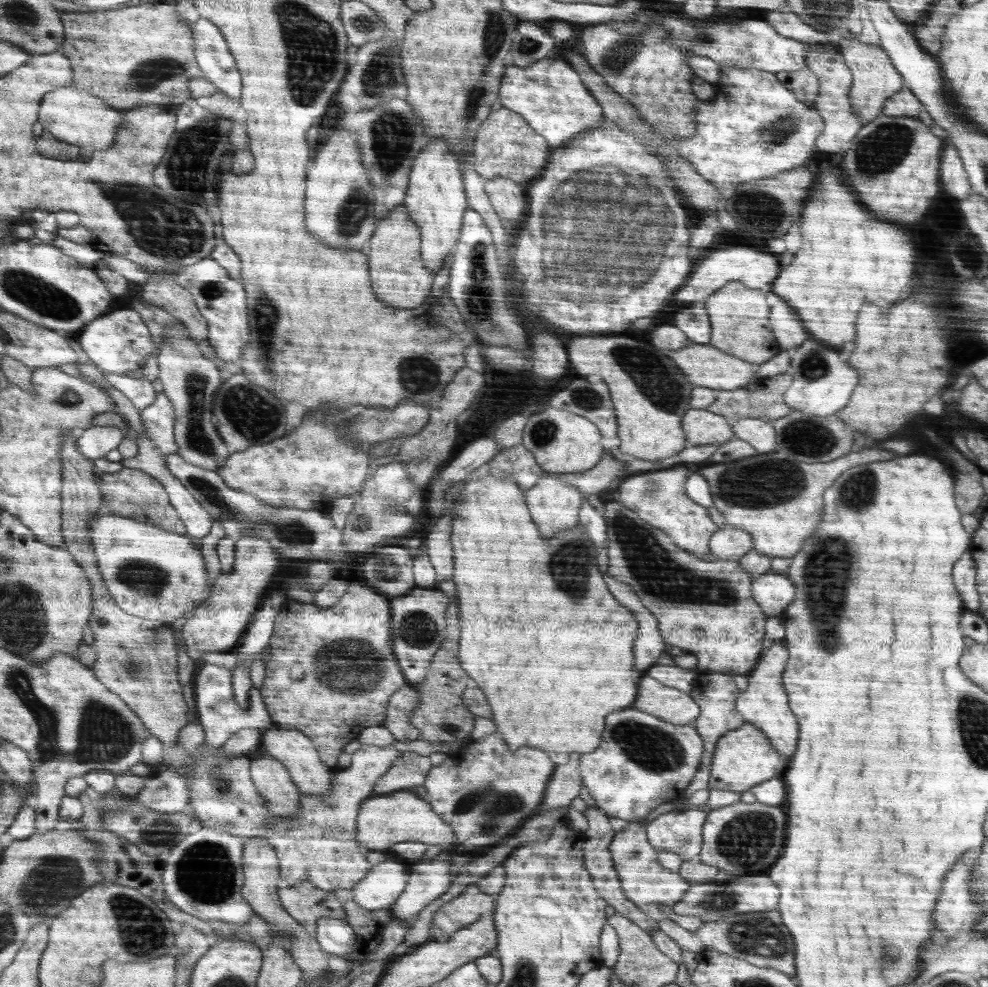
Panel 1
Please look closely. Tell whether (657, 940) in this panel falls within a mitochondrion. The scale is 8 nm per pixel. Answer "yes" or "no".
no

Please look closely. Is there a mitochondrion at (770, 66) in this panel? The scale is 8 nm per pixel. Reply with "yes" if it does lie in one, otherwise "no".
no

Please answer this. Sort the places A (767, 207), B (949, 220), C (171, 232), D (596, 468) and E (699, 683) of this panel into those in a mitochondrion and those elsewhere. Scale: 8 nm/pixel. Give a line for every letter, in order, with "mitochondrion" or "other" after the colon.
A: mitochondrion
B: other
C: mitochondrion
D: other
E: other

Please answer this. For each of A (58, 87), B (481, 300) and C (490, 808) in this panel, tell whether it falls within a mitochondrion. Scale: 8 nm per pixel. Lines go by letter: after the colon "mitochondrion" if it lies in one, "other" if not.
A: other
B: mitochondrion
C: mitochondrion

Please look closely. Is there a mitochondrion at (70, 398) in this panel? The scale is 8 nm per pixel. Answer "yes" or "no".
yes

